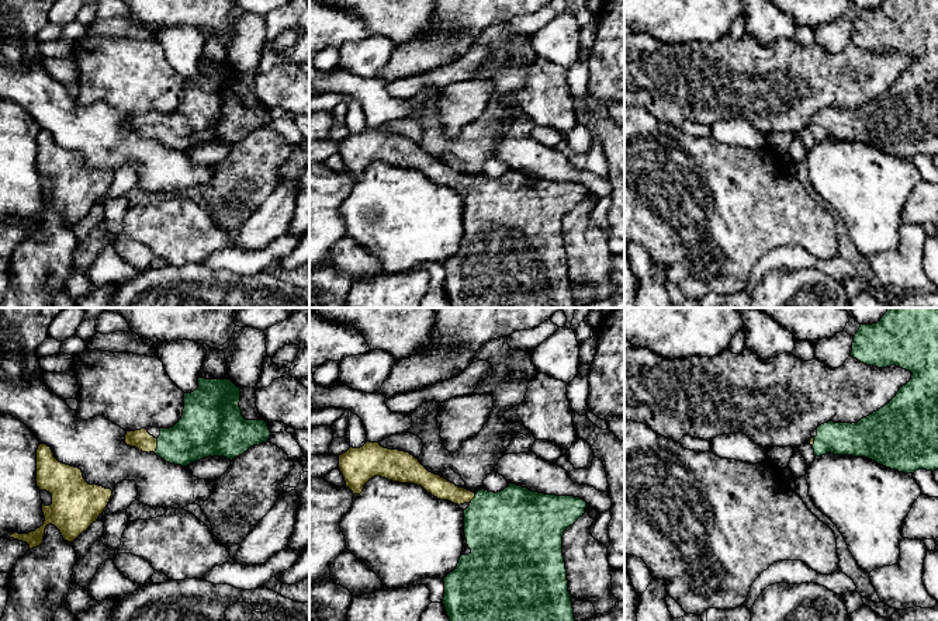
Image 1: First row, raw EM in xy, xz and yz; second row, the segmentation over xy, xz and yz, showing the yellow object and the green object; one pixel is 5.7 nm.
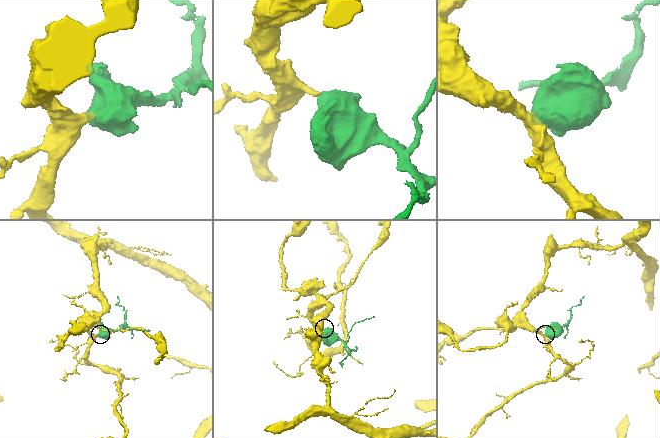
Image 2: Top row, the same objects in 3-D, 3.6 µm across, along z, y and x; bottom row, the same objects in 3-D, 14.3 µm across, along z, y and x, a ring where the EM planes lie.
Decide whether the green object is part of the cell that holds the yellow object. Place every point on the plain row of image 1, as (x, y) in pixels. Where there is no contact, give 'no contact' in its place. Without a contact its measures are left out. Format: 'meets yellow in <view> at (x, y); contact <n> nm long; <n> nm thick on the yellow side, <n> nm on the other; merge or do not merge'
meets yellow in xy at (156, 131); contact 80 nm long; 110 nm thick on the yellow side, 280 nm on the other; merge

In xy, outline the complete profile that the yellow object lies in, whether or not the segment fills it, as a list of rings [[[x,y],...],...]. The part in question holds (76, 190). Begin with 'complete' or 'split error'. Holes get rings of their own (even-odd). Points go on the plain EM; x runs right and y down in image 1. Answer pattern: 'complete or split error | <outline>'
complete | [[[39,129],[37,135],[37,171],[39,176],[46,176],[52,180],[51,191],[45,191],[42,187],[42,198],[45,202],[44,209],[28,219],[14,218],[7,222],[27,228],[30,235],[42,230],[45,214],[49,209],[60,216],[65,226],[73,228],[82,218],[97,207],[113,181],[111,174],[98,170],[89,170],[83,163],[82,155],[59,148],[53,142],[51,132],[46,129]]]

